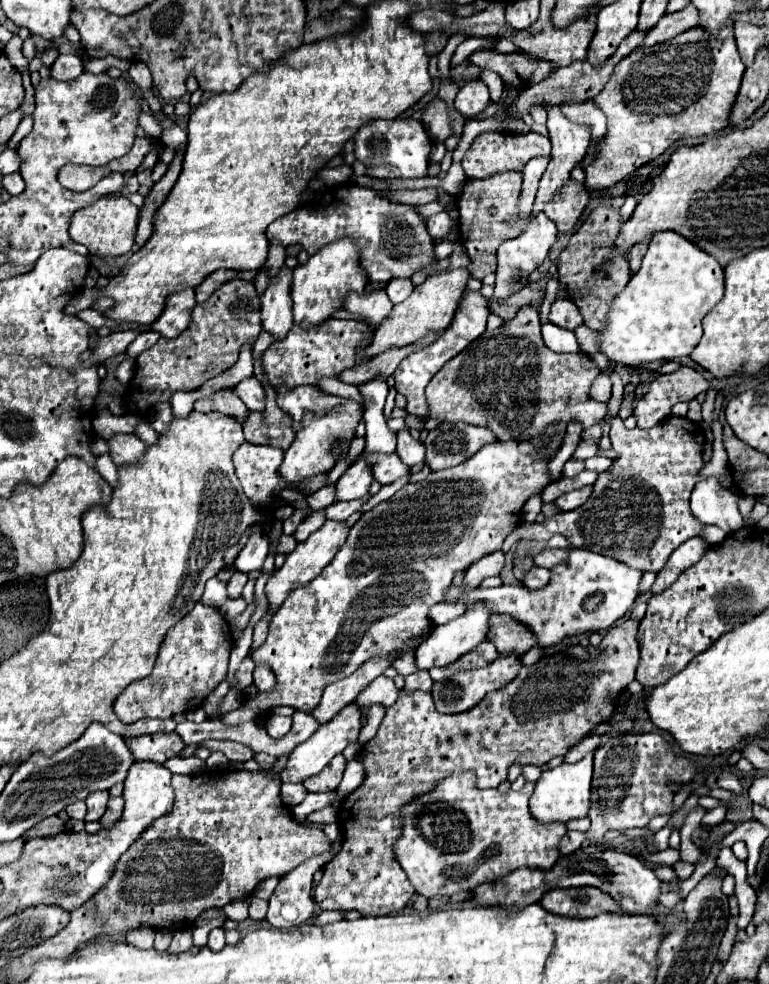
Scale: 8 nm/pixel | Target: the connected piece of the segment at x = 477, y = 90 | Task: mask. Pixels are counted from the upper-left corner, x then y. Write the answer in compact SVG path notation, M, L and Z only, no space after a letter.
M476 79L476 81L468 81L468 83L464 83L460 87L460 91L458 91L456 99L454 99L454 107L466 119L474 119L484 111L488 101L490 101L490 95L488 95L486 83Z

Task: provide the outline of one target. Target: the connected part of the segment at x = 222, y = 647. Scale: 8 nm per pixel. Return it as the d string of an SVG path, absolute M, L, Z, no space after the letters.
M196 603L164 637L154 669L148 677L130 683L114 701L114 713L124 723L144 717L170 719L176 713L188 713L202 707L204 699L226 679L232 651L232 633L228 621L218 609Z

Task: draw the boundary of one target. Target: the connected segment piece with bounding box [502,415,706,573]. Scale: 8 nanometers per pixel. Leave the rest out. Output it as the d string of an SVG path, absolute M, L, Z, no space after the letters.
M618 415L608 423L612 427L612 449L618 451L618 457L612 459L610 469L598 475L590 499L580 509L560 511L542 525L520 523L504 539L504 553L510 551L518 537L546 541L560 533L574 549L610 555L634 565L634 569L658 573L678 545L700 535L702 523L690 511L690 491L700 481L698 469L704 465L704 429L686 417L674 415L652 429L626 429Z

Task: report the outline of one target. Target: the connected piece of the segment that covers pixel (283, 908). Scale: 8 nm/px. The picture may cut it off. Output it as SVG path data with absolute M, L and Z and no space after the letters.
M304 861L288 877L282 877L270 897L266 921L278 929L292 929L308 921L314 913L312 875L322 869L326 861Z

